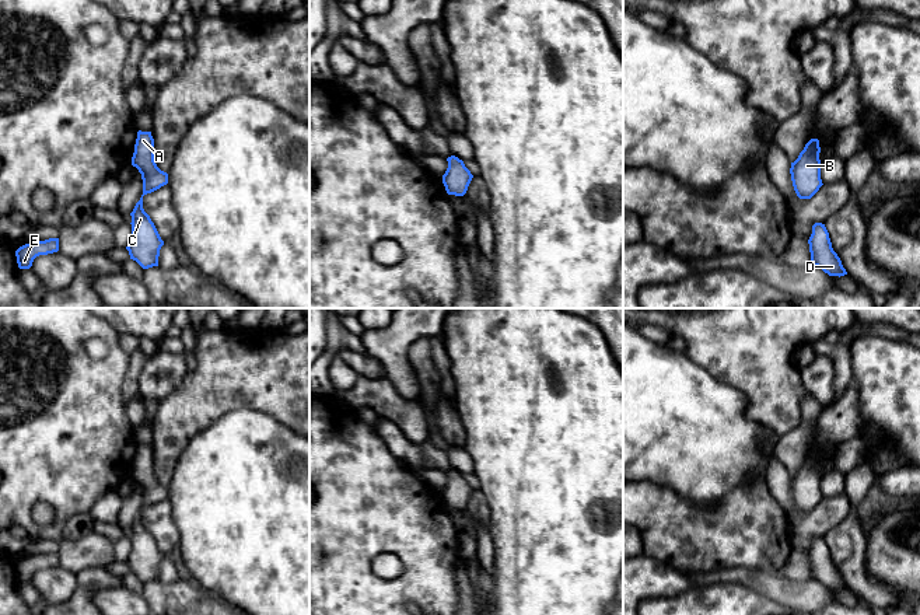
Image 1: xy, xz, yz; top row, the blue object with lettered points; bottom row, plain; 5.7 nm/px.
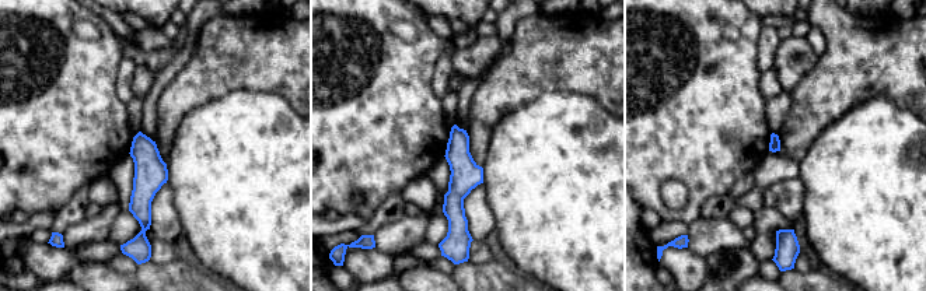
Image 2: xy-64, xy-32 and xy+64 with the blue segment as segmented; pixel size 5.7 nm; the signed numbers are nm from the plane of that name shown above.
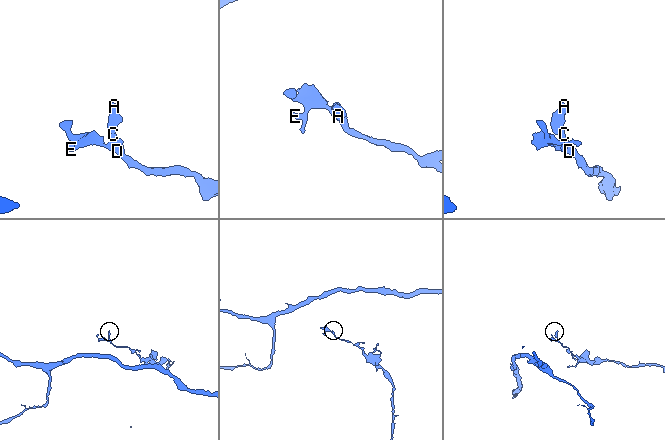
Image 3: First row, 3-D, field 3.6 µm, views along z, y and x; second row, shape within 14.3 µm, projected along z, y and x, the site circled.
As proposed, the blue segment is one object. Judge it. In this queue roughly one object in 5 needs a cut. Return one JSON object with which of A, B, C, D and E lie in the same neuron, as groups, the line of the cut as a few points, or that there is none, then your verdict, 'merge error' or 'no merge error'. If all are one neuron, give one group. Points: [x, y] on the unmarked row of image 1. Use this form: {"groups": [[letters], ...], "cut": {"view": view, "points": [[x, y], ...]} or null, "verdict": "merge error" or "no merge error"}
{"groups": [["A", "B", "C", "D", "E"]], "cut": null, "verdict": "no merge error"}

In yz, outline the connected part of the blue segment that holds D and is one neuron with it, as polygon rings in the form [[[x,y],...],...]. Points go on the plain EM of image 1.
[[[815,537],[812,539],[812,548],[808,553],[811,576],[818,580],[829,590],[844,590],[846,583],[842,579],[840,572],[832,562],[829,546],[822,537]]]

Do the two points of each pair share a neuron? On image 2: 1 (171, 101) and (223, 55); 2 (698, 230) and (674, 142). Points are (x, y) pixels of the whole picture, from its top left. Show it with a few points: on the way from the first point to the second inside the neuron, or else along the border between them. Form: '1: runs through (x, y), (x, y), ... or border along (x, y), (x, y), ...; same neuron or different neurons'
1: runs through (184, 93), (210, 67); same neuron
2: border along (699, 216), (688, 225); different neurons

